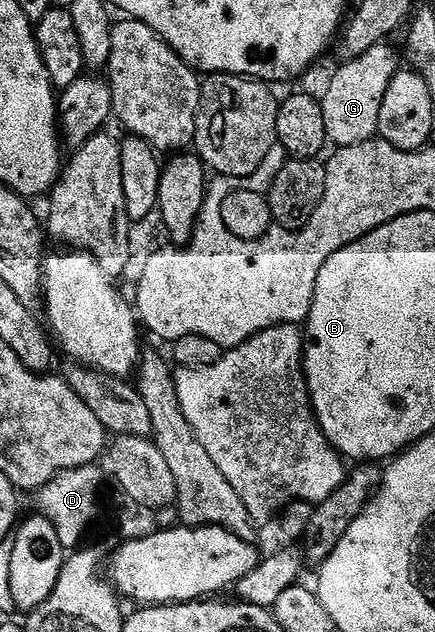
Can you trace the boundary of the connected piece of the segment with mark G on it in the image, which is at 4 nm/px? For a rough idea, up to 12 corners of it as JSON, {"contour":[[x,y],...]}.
{"contour":[[382,43],[341,63],[320,98],[330,146],[378,136],[399,71]]}

